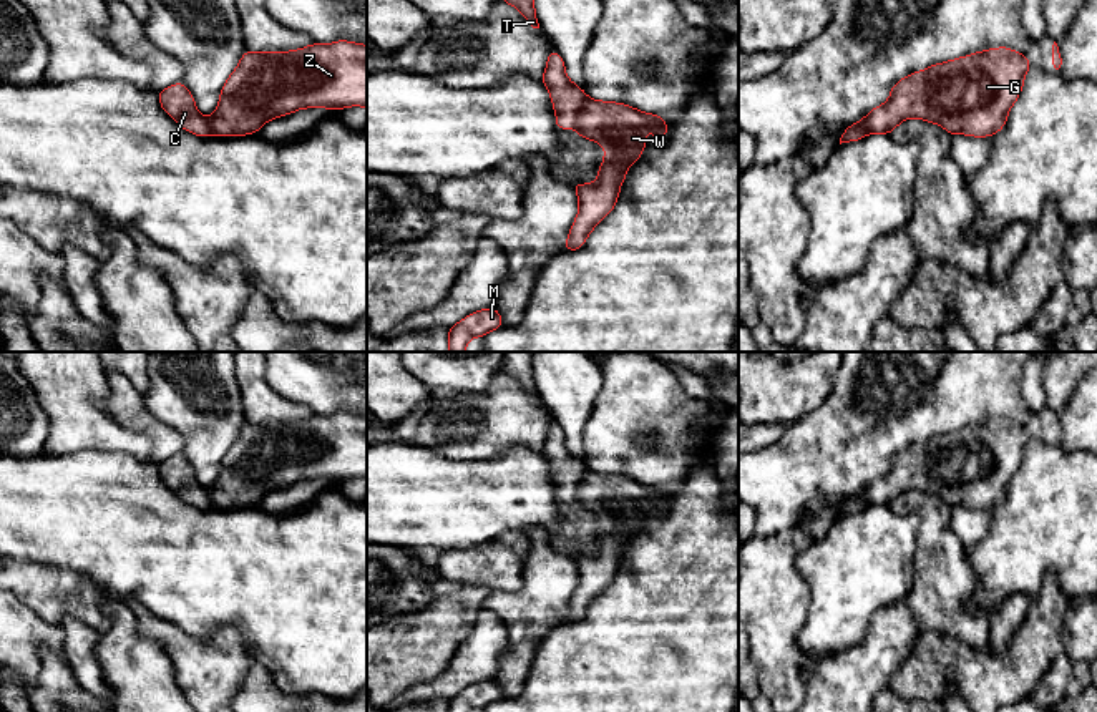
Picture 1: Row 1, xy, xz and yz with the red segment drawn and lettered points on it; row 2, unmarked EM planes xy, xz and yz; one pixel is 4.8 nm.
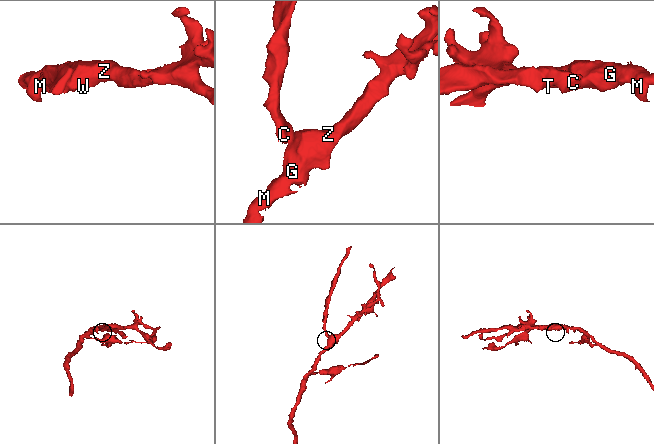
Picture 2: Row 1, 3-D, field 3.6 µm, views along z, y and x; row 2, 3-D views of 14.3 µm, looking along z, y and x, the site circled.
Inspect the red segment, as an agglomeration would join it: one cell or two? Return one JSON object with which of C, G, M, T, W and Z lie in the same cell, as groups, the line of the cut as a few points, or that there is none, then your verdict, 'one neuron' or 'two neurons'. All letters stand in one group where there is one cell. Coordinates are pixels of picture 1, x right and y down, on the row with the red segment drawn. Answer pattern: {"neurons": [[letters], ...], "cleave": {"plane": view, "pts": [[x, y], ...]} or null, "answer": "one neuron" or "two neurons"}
{"neurons": [["C", "T"], ["G", "M", "W", "Z"]], "cleave": {"plane": "xz", "pts": [[588, 98], [573, 123]]}, "answer": "two neurons"}

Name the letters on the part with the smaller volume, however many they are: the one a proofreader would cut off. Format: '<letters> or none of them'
C, T

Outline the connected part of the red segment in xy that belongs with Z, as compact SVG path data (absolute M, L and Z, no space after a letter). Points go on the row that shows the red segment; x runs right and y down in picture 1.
M339 40L292 51L246 50L224 83L219 105L207 121L214 136L257 134L257 129L274 118L317 106L335 111L347 106L367 108L367 45Z

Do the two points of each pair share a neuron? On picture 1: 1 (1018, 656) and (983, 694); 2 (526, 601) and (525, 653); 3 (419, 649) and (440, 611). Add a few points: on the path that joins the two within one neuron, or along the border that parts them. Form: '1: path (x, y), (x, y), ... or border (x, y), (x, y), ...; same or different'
1: path (1011, 666), (993, 684); same
2: path (526, 614), (525, 639); same
3: path (427, 639), (440, 626), (440, 621); same

